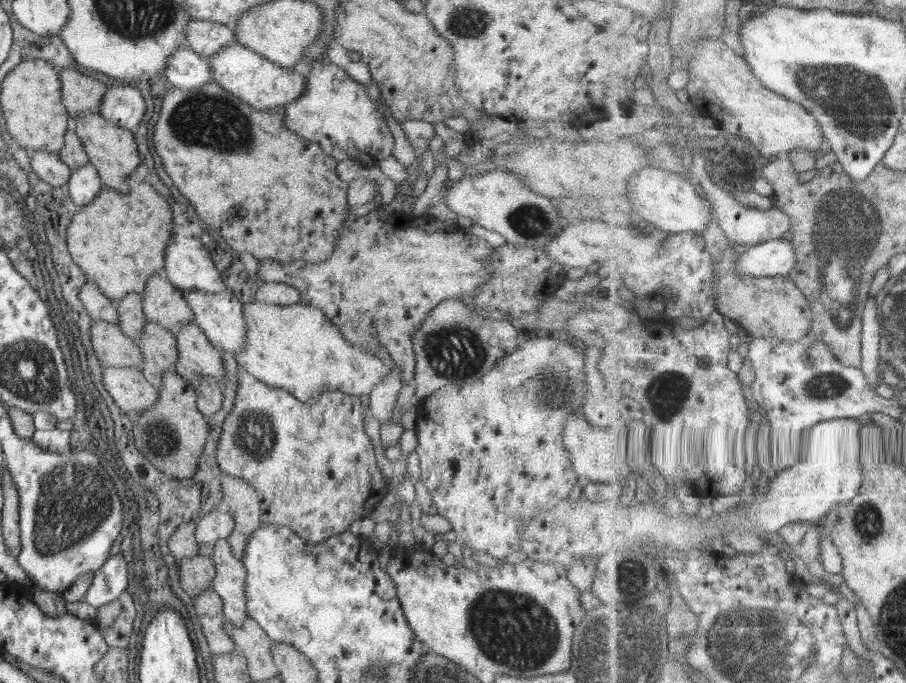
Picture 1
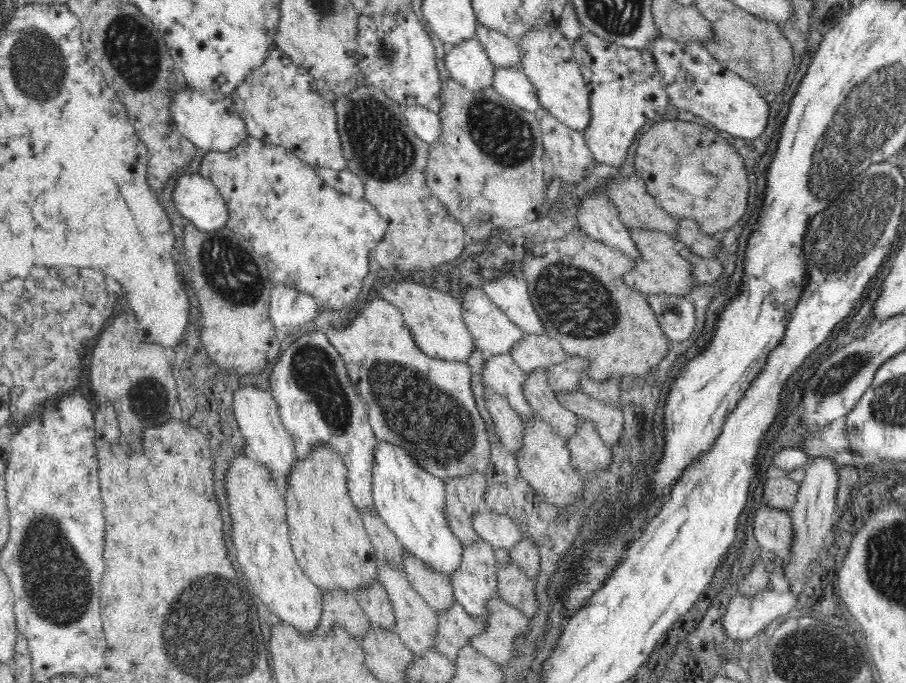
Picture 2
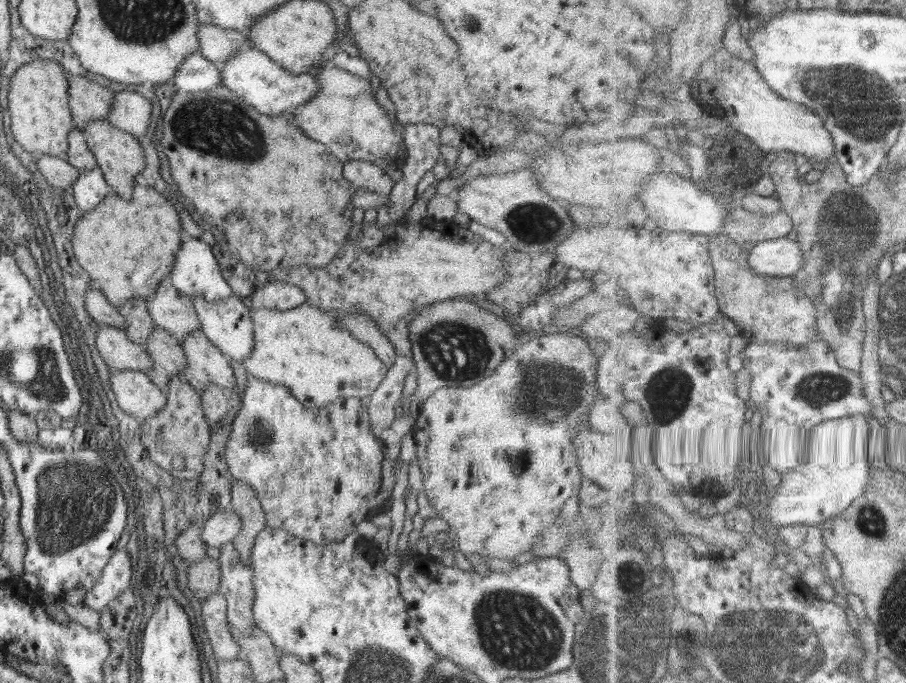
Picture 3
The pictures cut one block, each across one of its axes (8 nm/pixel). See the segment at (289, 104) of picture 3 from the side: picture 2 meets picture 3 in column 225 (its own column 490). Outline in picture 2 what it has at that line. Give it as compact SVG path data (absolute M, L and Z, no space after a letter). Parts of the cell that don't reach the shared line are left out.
M477 38L450 46L444 56L449 78L468 90L493 86L495 67Z

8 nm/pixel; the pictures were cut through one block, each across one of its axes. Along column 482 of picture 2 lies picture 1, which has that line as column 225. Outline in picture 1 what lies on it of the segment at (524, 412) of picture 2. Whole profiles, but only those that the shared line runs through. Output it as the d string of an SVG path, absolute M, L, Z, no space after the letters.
M195 322L182 324L174 333L179 359L175 372L188 380L194 388L200 385L200 377L211 377L224 382L222 351L212 345Z

